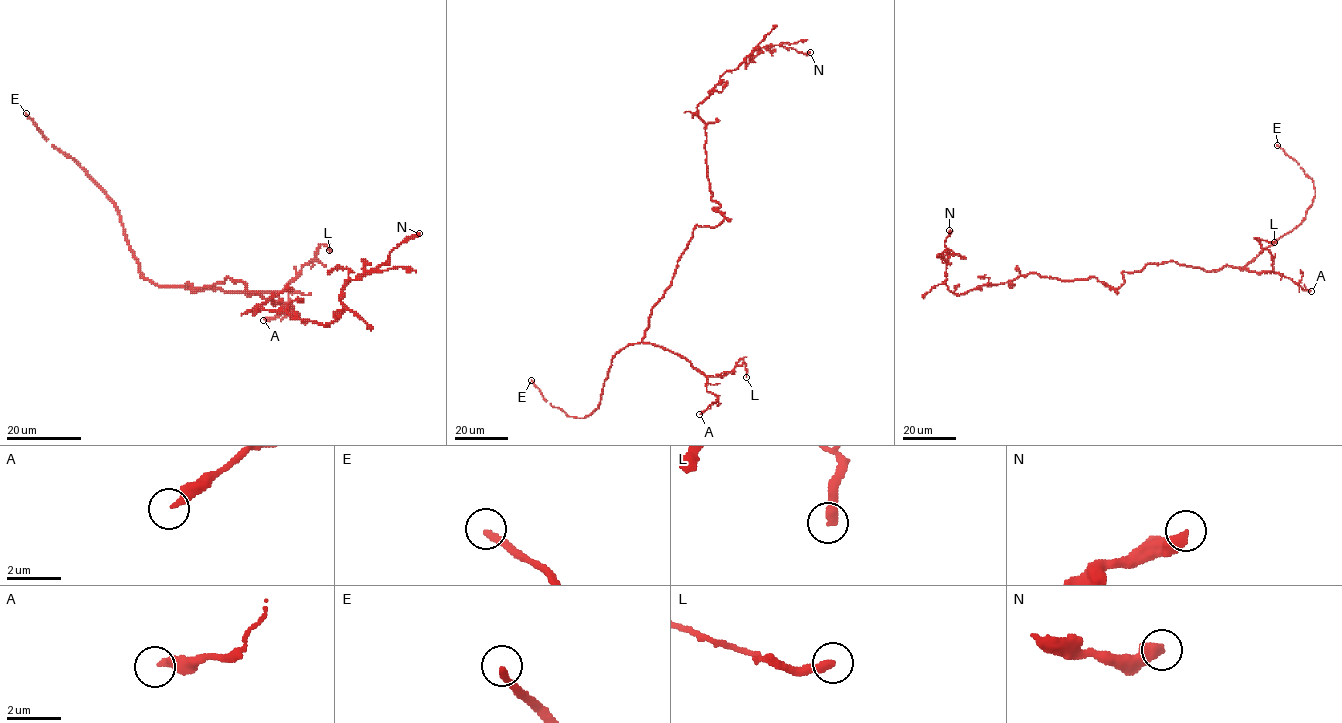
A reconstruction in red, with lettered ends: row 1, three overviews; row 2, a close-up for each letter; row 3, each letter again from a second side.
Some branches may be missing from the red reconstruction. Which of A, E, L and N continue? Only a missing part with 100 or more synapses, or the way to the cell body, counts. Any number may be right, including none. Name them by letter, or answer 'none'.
E

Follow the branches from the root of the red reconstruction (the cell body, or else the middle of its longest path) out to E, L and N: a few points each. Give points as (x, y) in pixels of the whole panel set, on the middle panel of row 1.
E: (693, 229), (644, 338), (615, 354), (591, 415), (569, 417), (531, 380)
L: (693, 229), (670, 286), (652, 309), (642, 341), (679, 354), (709, 376), (726, 375), (742, 359), (746, 377)
N: (693, 229), (724, 219), (711, 199), (697, 106), (755, 48), (810, 52)

